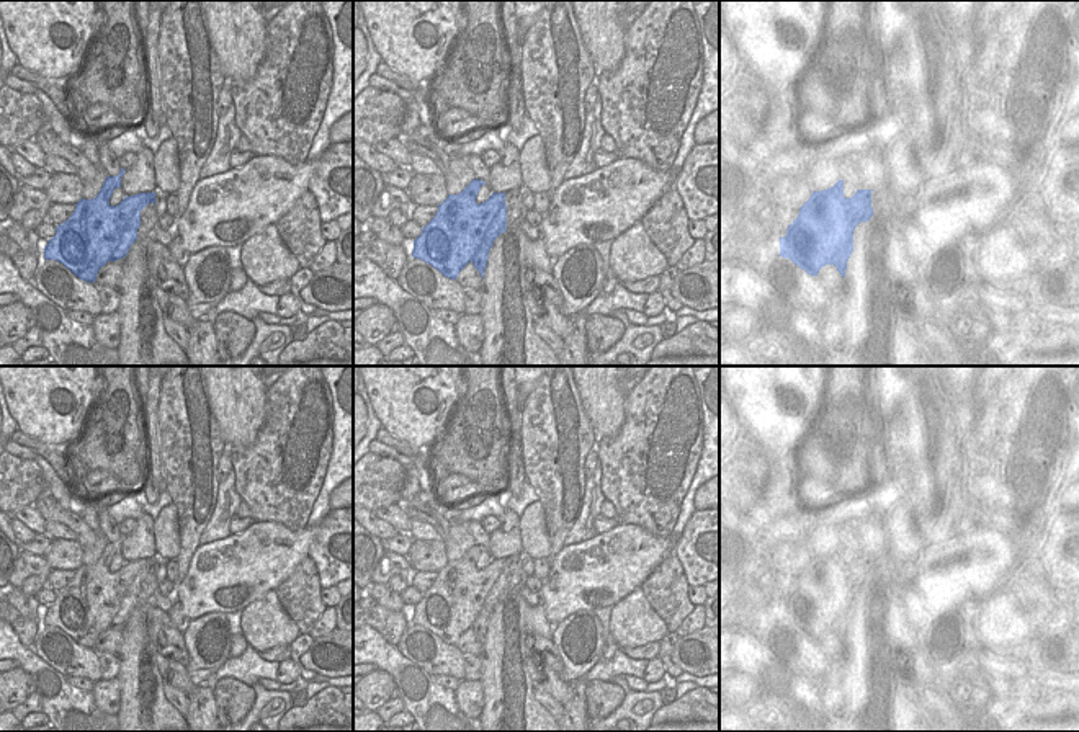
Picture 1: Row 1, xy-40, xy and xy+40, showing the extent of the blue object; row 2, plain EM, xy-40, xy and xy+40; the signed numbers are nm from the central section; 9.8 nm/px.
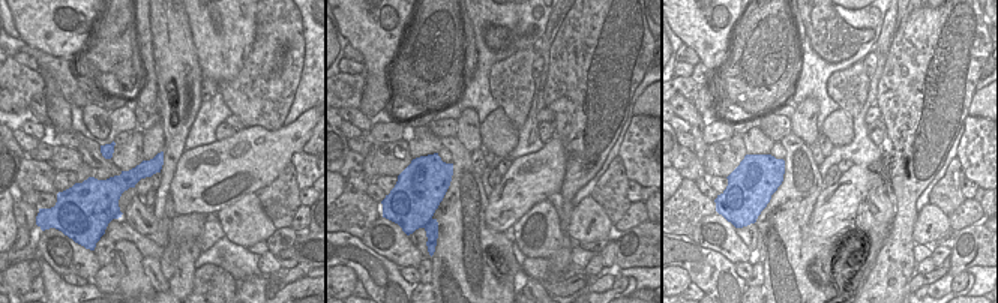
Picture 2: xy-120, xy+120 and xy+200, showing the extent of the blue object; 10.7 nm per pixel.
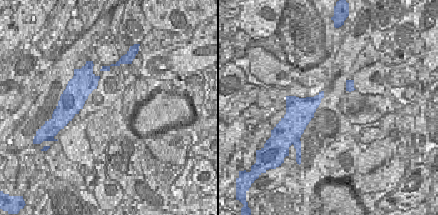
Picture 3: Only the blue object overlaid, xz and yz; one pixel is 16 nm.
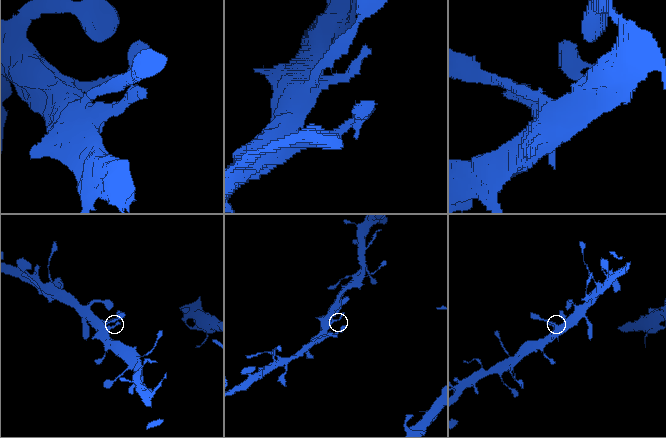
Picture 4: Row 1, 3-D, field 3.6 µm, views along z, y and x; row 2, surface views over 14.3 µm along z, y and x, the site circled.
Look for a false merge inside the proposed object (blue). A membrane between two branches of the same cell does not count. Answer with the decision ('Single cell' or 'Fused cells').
Single cell

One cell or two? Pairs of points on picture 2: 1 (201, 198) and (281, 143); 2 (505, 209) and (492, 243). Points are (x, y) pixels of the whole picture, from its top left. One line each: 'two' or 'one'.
1: one
2: two

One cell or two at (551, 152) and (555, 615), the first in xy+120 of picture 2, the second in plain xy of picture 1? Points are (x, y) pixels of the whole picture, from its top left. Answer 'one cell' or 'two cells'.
one cell

